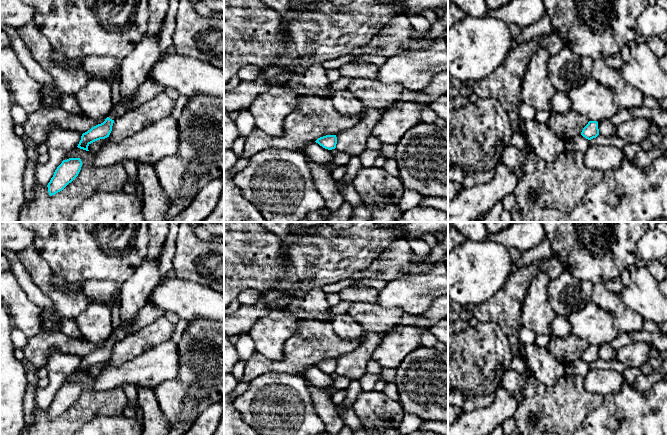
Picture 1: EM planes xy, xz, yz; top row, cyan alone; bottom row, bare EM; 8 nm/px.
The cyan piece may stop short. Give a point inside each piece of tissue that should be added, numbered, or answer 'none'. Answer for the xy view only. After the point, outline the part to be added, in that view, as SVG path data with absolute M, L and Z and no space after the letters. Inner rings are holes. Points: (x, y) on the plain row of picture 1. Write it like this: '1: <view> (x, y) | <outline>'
1: xy (149, 313) | M147 302L145 306L136 315L135 321L130 328L123 328L121 325L114 329L112 335L109 337L109 342L112 344L117 343L129 334L136 332L142 327L151 324L156 319L163 317L165 311L150 302Z

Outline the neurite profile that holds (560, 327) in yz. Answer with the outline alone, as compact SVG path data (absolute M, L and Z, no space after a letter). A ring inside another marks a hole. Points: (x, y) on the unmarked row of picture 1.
M556 316L550 327L551 337L563 337L571 334L571 325L565 316Z

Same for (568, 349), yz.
M568 334L563 337L551 337L546 348L558 362L567 366L581 359L588 346L589 344L586 340L573 334Z

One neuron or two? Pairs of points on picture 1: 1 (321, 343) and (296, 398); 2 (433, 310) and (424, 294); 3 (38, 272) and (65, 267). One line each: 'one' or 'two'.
1: two
2: two
3: two

